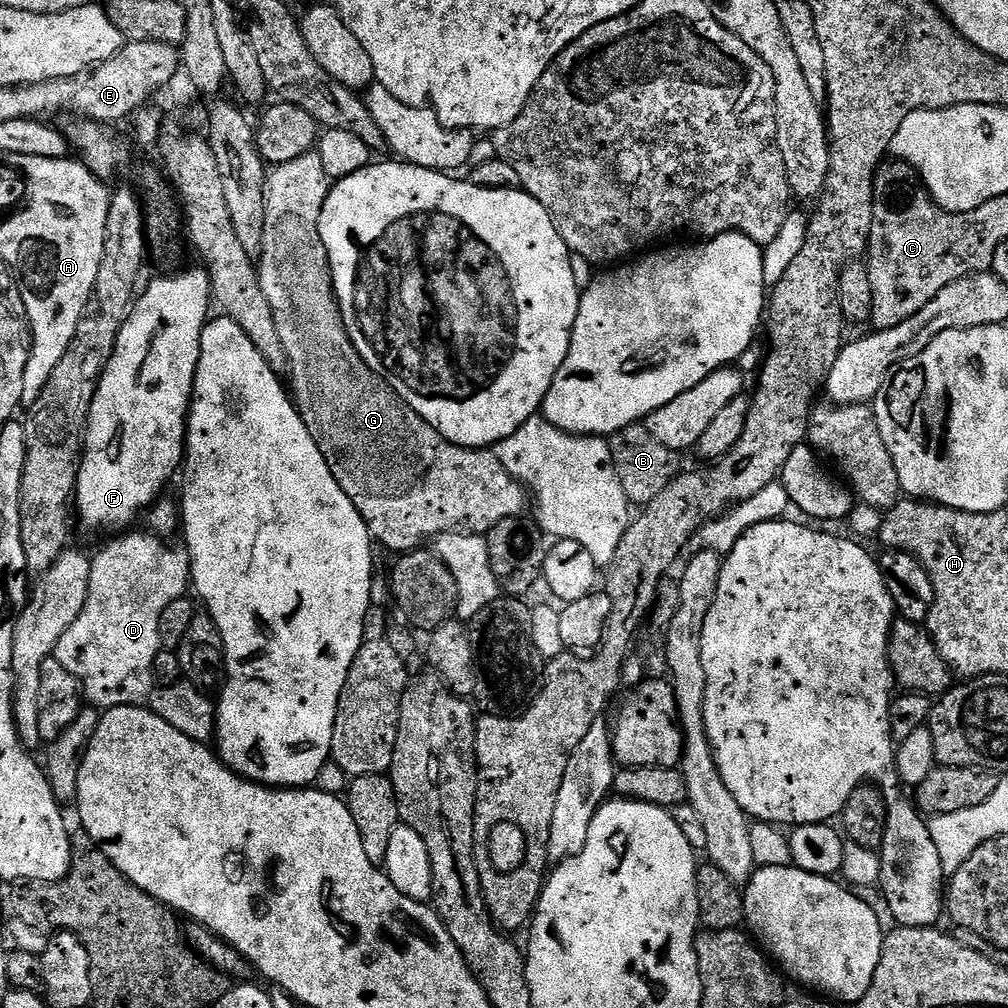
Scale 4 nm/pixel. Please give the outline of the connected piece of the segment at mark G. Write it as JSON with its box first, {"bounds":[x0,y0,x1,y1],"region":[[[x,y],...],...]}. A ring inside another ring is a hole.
{"bounds":[258,150,530,554],"region":[[[313,150],[302,154],[302,158],[294,158],[294,162],[275,165],[268,174],[268,189],[266,190],[266,234],[264,235],[264,250],[258,258],[258,269],[262,293],[266,296],[270,307],[274,312],[274,322],[277,323],[278,335],[282,340],[282,346],[285,348],[287,356],[287,367],[292,368],[291,389],[294,391],[294,399],[300,409],[301,416],[310,421],[315,435],[320,441],[320,448],[324,451],[326,462],[330,470],[336,475],[336,481],[346,490],[350,502],[364,515],[365,522],[371,530],[373,537],[380,540],[395,554],[407,554],[413,550],[419,549],[429,540],[435,541],[444,535],[445,532],[458,532],[467,530],[473,534],[486,534],[498,522],[506,518],[515,516],[523,517],[525,515],[524,507],[529,507],[530,496],[520,481],[515,480],[498,462],[495,451],[481,450],[479,448],[459,448],[457,444],[450,443],[434,426],[430,426],[397,394],[392,387],[358,354],[358,350],[352,341],[352,332],[346,326],[344,321],[344,309],[340,306],[340,301],[336,298],[336,287],[332,281],[332,267],[328,251],[324,245],[324,239],[320,233],[320,223],[322,222],[322,210],[326,206],[328,192],[332,189],[333,181],[329,180],[326,174],[326,166],[322,162],[319,151]]]}

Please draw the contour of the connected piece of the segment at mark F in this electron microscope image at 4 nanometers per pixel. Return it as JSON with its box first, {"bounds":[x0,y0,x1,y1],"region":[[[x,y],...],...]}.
{"bounds":[76,267,213,534],"region":[[[203,267],[196,268],[193,272],[186,272],[182,276],[164,276],[152,285],[145,287],[139,293],[136,304],[132,308],[130,318],[122,326],[118,334],[116,349],[110,363],[101,376],[101,384],[95,394],[95,402],[89,420],[88,434],[85,437],[84,458],[80,464],[79,482],[76,484],[76,507],[78,520],[88,528],[101,528],[110,534],[119,533],[133,527],[136,519],[143,517],[157,500],[165,495],[164,487],[172,480],[172,475],[181,471],[186,459],[186,433],[188,431],[188,410],[192,406],[192,387],[196,385],[196,372],[200,368],[200,343],[204,334],[204,325],[210,319],[208,303],[213,303],[212,276]]]}

